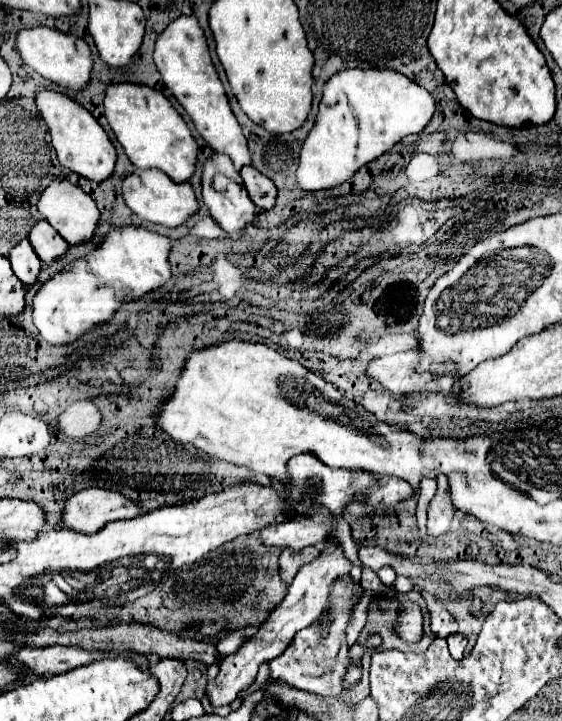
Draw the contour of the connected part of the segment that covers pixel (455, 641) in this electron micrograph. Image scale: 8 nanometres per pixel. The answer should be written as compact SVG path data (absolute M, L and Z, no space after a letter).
M451 635L451 637L447 639L447 643L449 643L451 657L453 657L453 659L461 659L461 657L463 657L463 651L465 651L465 647L467 647L467 639L465 639L463 635Z

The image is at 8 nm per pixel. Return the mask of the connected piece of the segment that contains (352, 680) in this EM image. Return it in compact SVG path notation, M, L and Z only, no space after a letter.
M355 663L355 667L349 667L349 671L347 671L347 679L343 679L345 683L343 683L343 689L347 691L347 689L351 689L353 685L357 685L359 681L361 681L361 665L357 665Z

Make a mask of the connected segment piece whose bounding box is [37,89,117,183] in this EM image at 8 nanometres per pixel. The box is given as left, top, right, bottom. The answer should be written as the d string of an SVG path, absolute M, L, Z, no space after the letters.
M47 89L37 93L37 105L39 105L41 117L49 125L49 133L51 133L59 163L71 173L85 177L89 181L97 181L97 183L105 181L113 173L117 155L115 155L113 143L109 141L109 135L103 131L97 119L67 95L47 91Z

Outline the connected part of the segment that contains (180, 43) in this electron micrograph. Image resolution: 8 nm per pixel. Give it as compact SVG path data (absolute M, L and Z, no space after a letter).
M181 15L179 19L171 21L155 43L153 59L163 77L165 87L171 89L175 99L183 105L183 109L195 123L199 135L213 147L213 151L228 155L237 171L245 163L251 163L247 139L243 137L241 127L229 107L229 99L213 67L213 61L205 43L205 35L203 35L203 29L199 27L197 17Z

